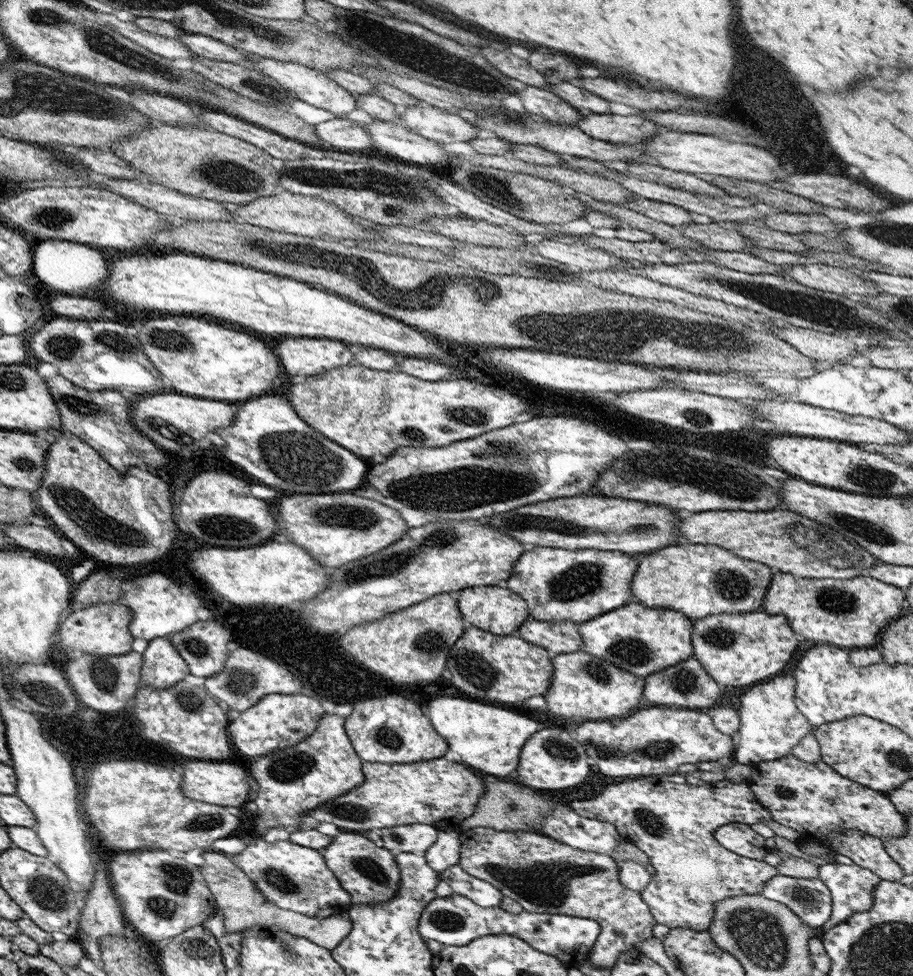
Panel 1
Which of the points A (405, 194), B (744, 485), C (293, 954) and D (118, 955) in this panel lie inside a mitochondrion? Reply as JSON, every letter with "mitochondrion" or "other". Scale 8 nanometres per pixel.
{"A":"mitochondrion","B":"mitochondrion","C":"mitochondrion","D":"other"}

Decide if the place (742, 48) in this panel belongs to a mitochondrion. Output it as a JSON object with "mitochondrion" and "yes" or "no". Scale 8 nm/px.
{"mitochondrion":"no"}

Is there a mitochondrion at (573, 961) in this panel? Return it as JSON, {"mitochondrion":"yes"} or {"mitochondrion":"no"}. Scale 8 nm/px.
{"mitochondrion":"no"}

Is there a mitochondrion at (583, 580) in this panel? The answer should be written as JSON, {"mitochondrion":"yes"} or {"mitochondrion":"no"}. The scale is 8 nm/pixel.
{"mitochondrion":"yes"}

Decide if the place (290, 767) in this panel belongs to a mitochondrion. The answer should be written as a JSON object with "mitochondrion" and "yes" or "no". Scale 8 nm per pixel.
{"mitochondrion":"yes"}

